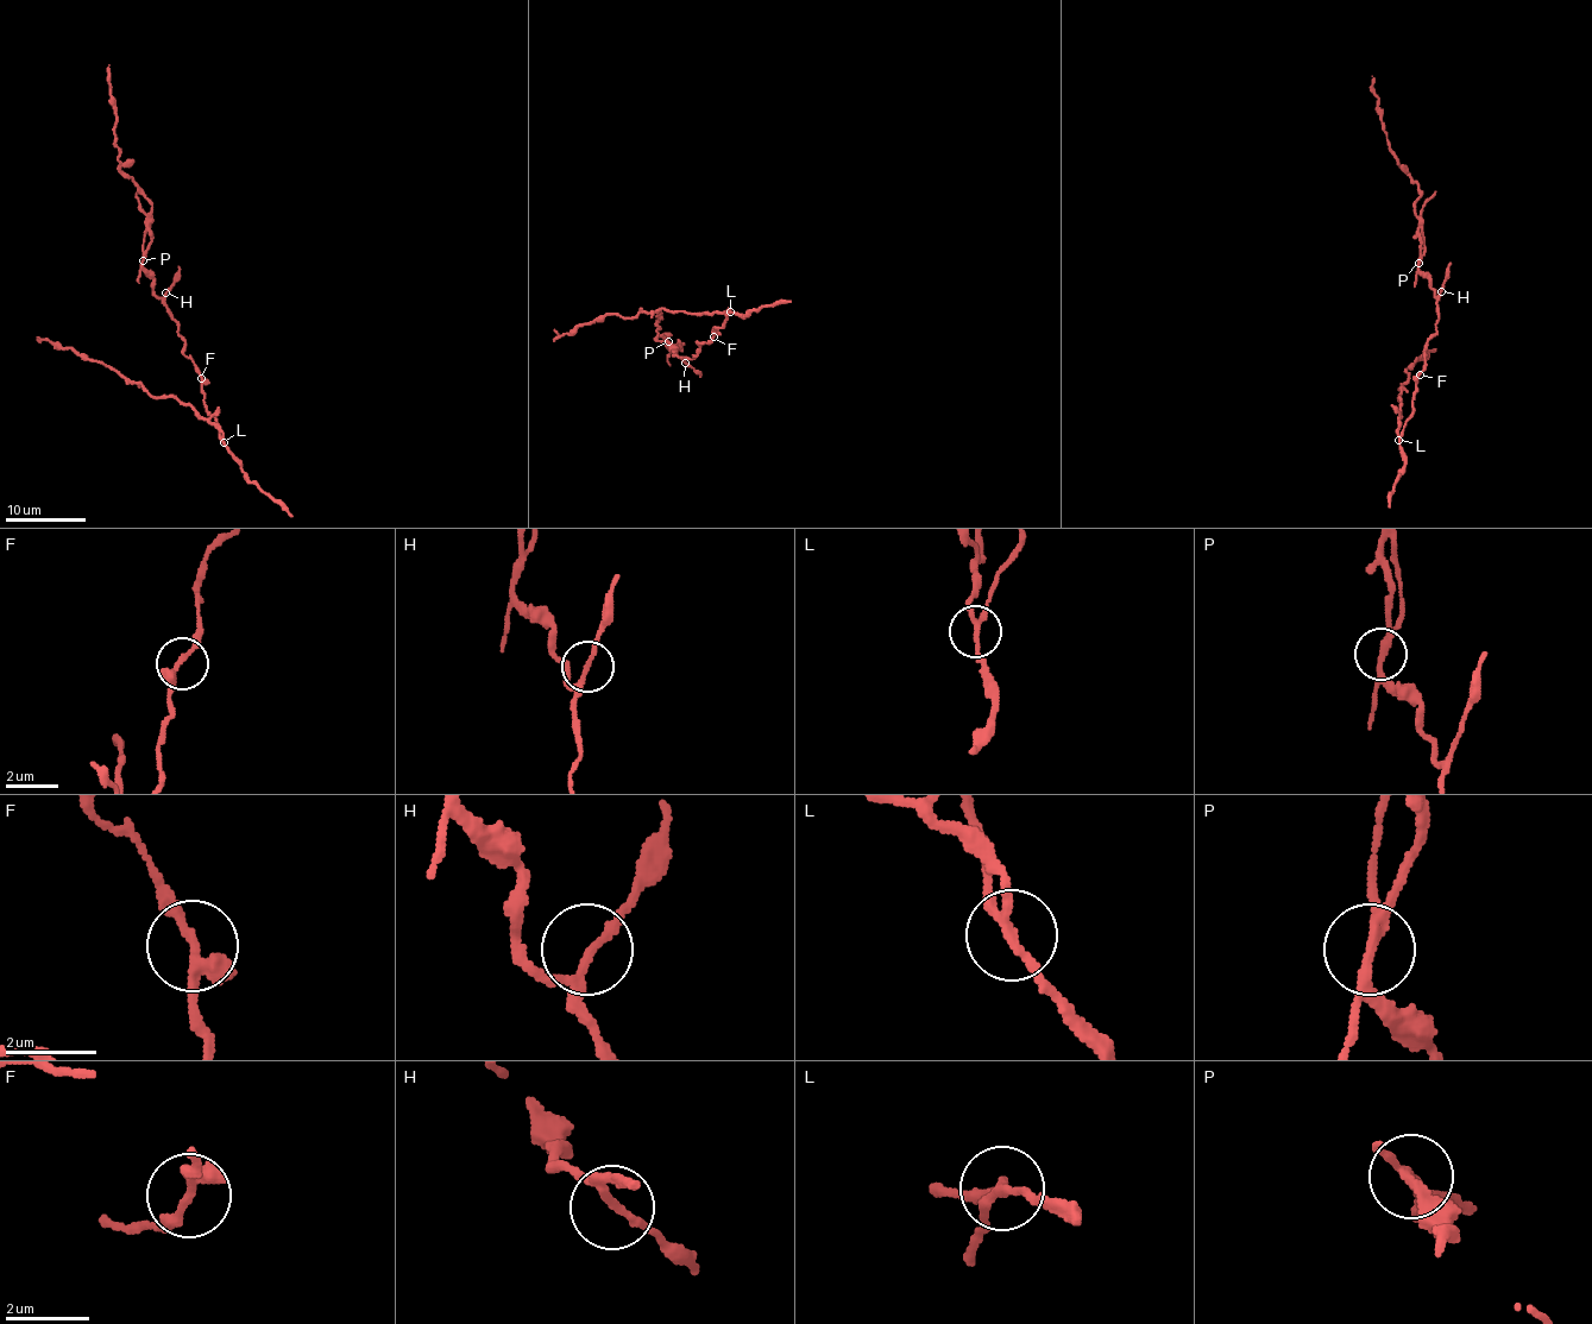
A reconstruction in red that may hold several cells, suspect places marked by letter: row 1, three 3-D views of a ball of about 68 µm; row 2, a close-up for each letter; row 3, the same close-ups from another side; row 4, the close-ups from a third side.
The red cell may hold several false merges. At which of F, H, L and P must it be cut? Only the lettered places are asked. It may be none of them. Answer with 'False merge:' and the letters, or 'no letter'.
False merge: L, P

